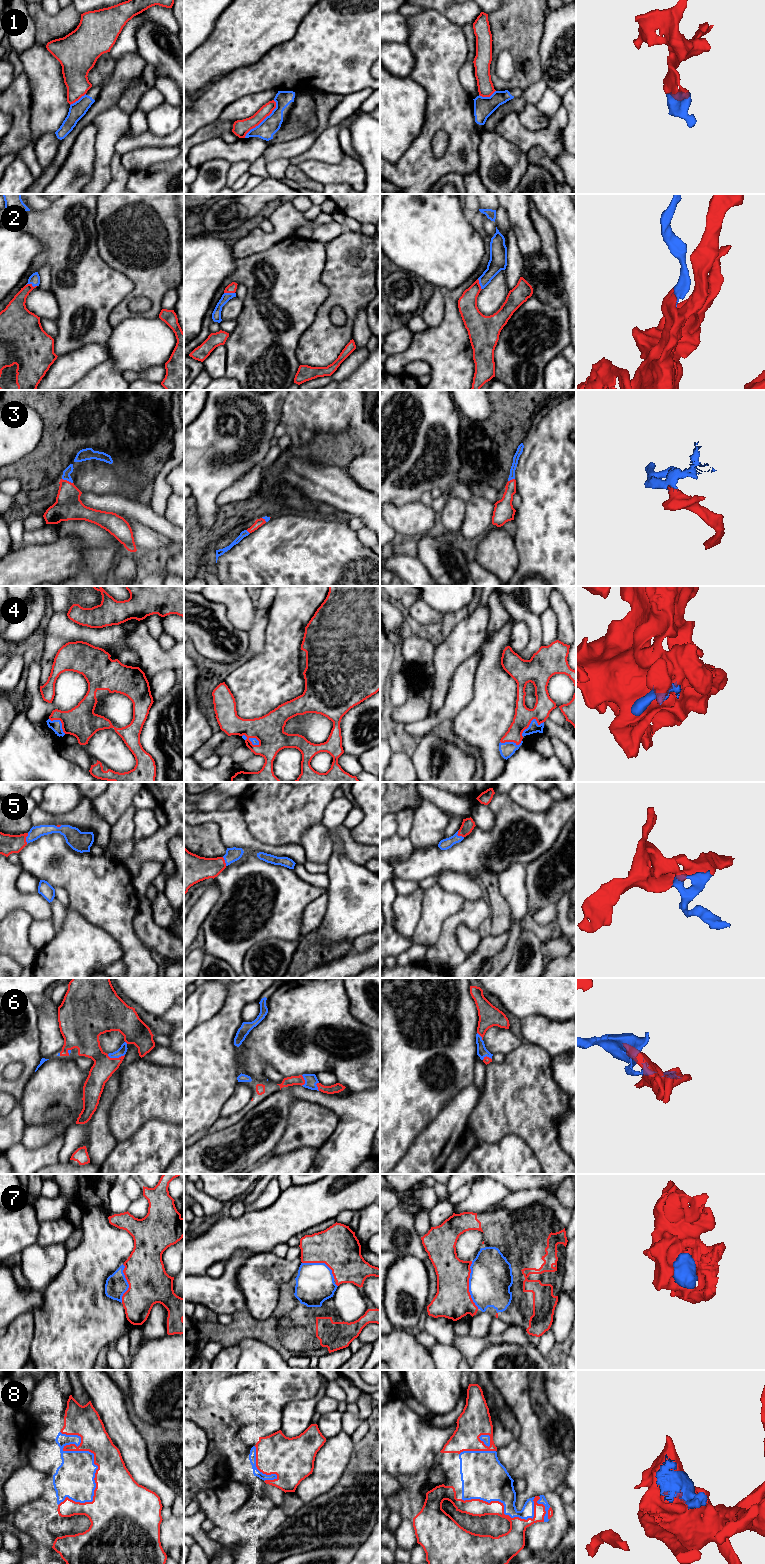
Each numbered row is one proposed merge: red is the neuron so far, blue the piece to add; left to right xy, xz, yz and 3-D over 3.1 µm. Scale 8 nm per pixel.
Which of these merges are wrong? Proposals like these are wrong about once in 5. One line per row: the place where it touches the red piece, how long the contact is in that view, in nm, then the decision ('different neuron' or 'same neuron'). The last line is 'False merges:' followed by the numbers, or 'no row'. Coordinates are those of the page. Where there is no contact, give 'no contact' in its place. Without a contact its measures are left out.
1: xz (263, 119) | 380 nm | different neuron
2: xy (31, 284) | 90 nm | same neuron
3: xy (66, 480) | 100 nm | same neuron
4: yz (530, 722) | 220 nm | same neuron
5: yz (458, 835) | 80 nm | same neuron
6: xy (115, 1058) | 140 nm | same neuron
7: yz (468, 1285) | 380 nm | same neuron
8: xy (94, 1457) | 650 nm | same neuron
False merges: 1

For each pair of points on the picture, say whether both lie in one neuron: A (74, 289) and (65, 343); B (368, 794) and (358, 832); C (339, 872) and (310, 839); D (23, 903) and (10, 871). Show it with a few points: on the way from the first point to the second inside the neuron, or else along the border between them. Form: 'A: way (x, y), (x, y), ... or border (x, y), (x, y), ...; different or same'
A: way (74, 302), (74, 310), (68, 318), (68, 330); same
B: way (369, 803), (369, 821), (367, 823); same
C: border (330, 836), (333, 842), (333, 852), (327, 861); different
D: way (15, 895), (10, 890), (10, 879); same

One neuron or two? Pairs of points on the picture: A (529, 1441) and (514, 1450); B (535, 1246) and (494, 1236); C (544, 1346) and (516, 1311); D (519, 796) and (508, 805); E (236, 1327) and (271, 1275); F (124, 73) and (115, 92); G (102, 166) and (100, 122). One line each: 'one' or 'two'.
A: two
B: one
C: two
D: two
E: two
F: one
G: one

